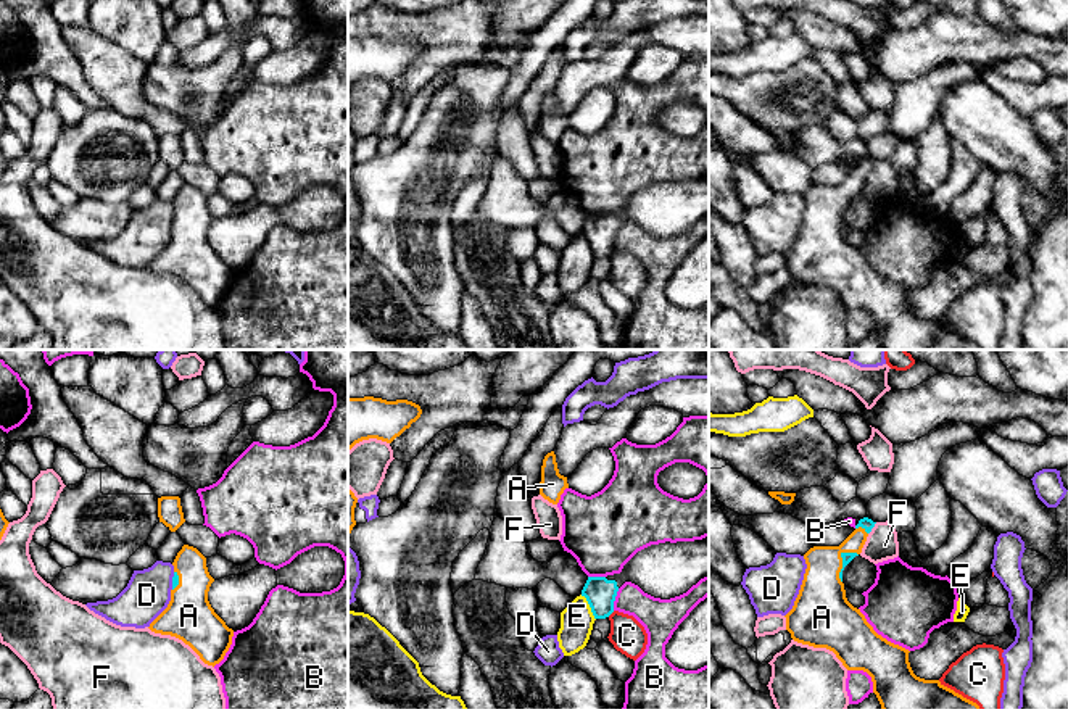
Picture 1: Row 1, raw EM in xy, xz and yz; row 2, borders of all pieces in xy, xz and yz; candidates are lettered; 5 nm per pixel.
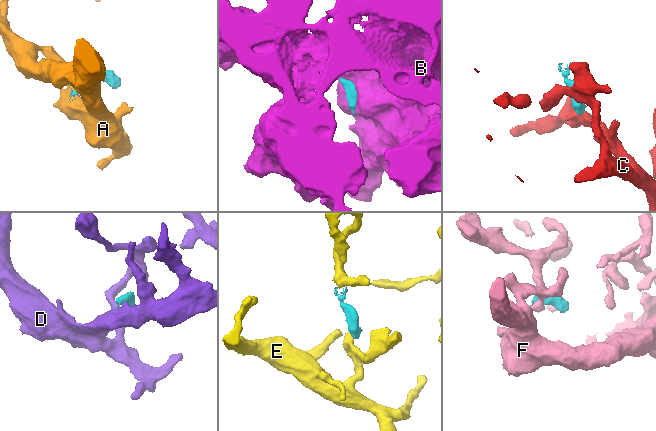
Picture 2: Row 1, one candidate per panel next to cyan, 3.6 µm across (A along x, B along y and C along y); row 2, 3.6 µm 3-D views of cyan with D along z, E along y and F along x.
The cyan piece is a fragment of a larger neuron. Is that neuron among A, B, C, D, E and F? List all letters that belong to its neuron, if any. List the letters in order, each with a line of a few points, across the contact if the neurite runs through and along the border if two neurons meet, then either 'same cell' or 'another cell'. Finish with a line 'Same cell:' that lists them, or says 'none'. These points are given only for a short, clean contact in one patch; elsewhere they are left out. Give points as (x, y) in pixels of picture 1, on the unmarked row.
A: same cell
B: another cell
C: xz (614, 250), (608, 255) | another cell
D: xy (174, 211), (171, 228) | another cell
E: xz (580, 234), (585, 237), (595, 258) | another cell
F: yz (877, 161), (869, 173) | another cell
Same cell: A

